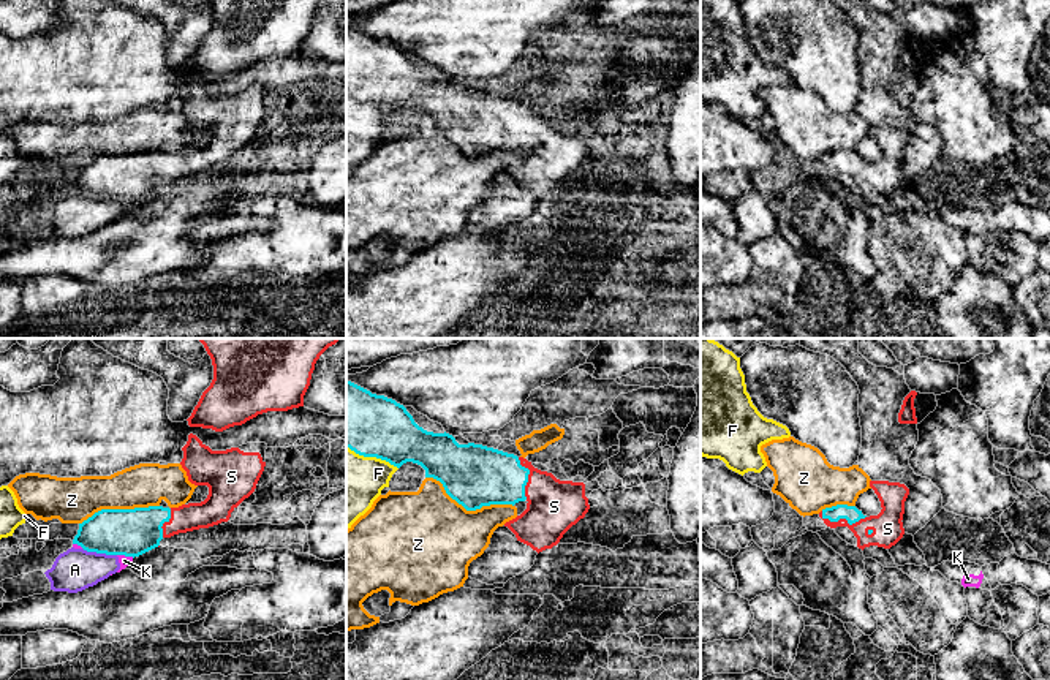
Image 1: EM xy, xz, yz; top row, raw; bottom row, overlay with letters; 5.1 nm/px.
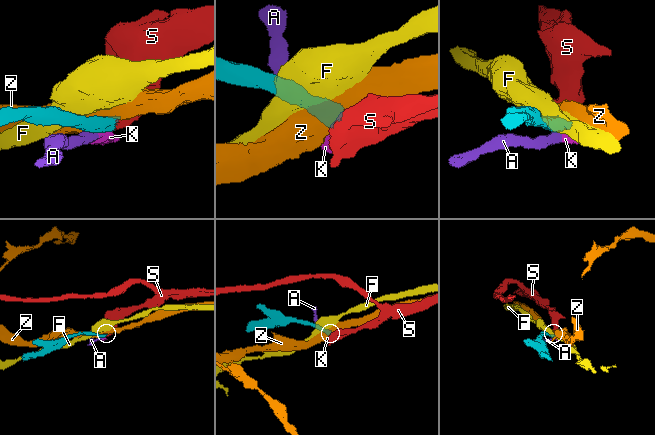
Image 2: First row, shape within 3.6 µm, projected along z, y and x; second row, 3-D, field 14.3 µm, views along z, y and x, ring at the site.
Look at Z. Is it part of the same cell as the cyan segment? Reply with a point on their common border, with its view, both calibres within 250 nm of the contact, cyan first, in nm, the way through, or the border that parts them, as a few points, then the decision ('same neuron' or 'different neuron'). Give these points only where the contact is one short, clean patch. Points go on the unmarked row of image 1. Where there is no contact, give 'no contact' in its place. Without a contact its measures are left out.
xz (468, 155) | 320/460 nm | different neuron

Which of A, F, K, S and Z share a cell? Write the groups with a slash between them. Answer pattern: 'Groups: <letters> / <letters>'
Groups: A K / F / S / Z

